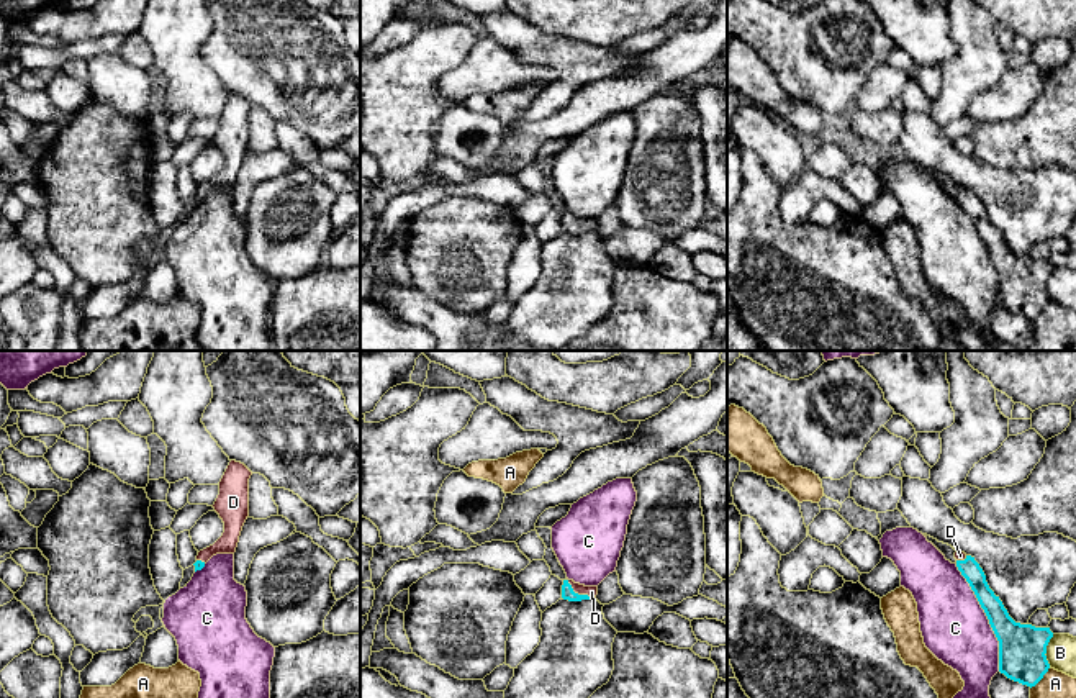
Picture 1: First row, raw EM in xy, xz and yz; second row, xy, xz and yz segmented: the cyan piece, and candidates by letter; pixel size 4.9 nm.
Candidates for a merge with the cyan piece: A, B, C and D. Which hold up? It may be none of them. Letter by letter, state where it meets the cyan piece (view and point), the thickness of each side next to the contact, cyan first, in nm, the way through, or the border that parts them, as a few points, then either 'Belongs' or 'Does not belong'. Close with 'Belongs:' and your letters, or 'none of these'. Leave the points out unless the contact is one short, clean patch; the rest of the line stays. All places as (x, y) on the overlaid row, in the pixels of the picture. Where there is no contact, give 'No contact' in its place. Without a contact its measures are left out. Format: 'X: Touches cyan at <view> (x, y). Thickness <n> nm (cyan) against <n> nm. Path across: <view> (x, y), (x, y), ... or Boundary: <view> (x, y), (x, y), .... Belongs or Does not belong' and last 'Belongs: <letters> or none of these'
A: Touches cyan at yz (1040, 679). Thickness 240 nm (cyan) against 130 nm. Does not belong
B: Touches cyan at yz (1045, 651). Thickness 240 nm (cyan) against 140 nm. Does not belong
C: Touches cyan at yz (988, 618). Thickness 240 nm (cyan) against 320 nm. Does not belong
D: Touches cyan at xz (577, 593). Thickness 60 nm (cyan) against 60 nm. Path across: xz (567, 592), (577, 593), (592, 592). Belongs
Belongs: D

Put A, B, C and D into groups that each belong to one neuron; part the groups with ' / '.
A / B / C / D

